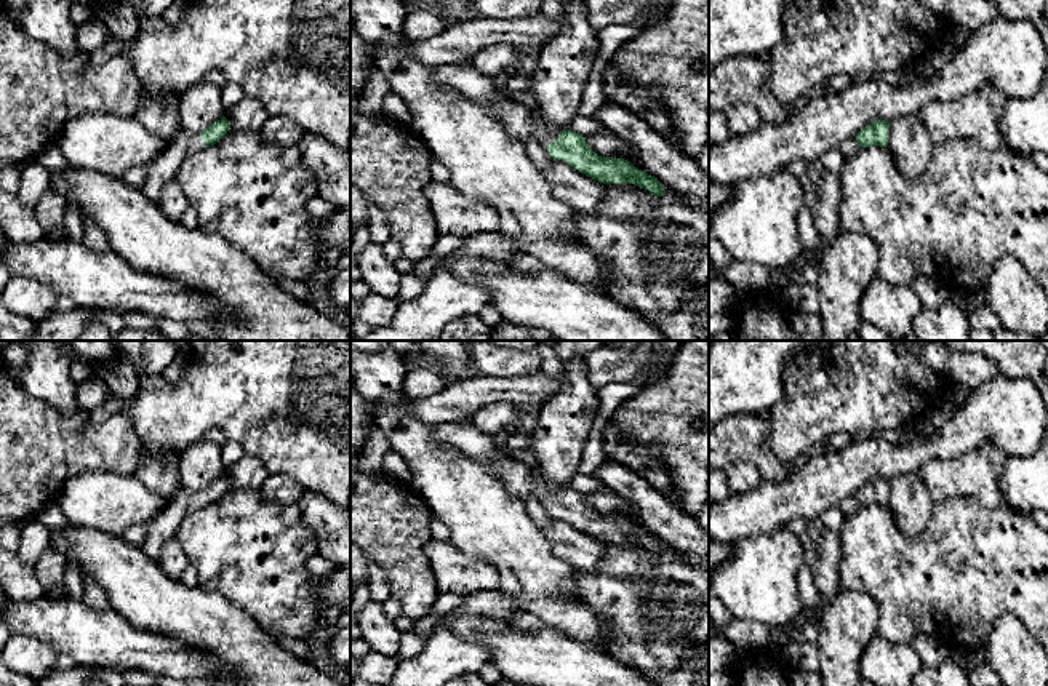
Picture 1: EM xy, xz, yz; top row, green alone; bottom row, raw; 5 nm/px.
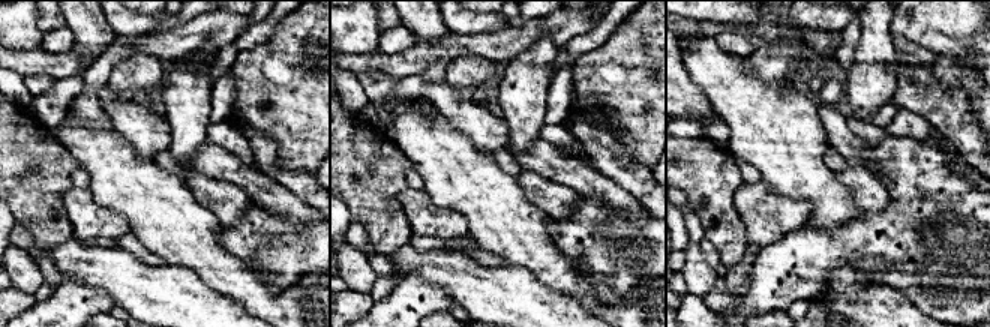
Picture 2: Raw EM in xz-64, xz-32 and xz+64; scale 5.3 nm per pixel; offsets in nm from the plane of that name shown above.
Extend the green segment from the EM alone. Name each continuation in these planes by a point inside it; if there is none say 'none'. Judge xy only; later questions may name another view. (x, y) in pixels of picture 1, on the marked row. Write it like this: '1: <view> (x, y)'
1: xy (164, 168)

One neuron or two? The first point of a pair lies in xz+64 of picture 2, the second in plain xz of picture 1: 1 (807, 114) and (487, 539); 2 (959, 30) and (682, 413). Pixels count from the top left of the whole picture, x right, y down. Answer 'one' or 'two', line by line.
1: one
2: two

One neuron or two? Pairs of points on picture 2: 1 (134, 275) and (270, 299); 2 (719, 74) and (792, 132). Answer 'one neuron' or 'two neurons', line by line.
1: two neurons
2: one neuron

